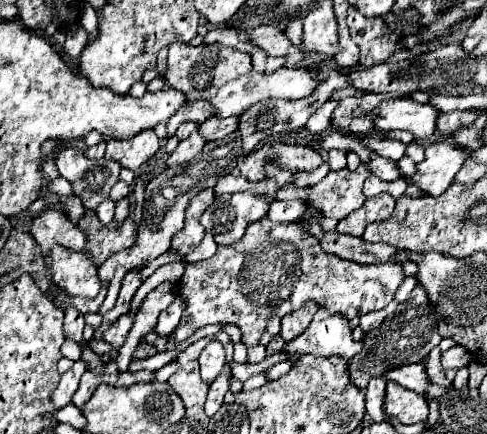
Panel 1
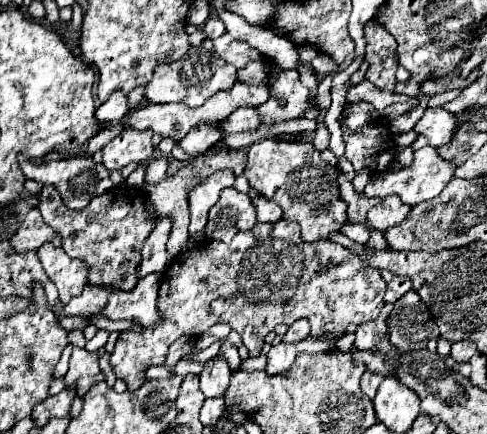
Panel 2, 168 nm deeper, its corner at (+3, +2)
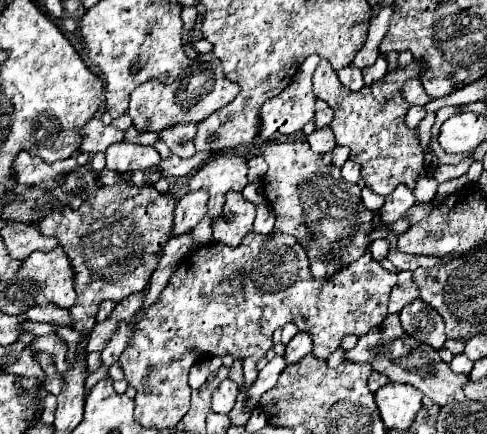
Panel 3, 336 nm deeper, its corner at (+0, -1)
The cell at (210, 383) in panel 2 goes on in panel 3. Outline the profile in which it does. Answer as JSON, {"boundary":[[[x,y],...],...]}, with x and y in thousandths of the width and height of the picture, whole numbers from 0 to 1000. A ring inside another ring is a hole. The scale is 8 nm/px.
{"boundary":[[[470,871],[458,876],[450,885],[450,894],[437,903],[437,935],[433,935],[433,945],[446,949],[446,954],[470,954],[470,945],[487,926],[487,903],[491,903],[491,894],[487,894],[487,885],[478,876],[470,876]]]}

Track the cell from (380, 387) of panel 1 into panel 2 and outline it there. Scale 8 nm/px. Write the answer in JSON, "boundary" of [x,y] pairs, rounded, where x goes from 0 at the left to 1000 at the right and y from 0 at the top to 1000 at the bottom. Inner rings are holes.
{"boundary":[[[747,859],[747,864],[743,864],[743,906],[747,906],[756,919],[768,919],[772,896],[776,896],[780,882],[784,882],[784,869],[780,869],[780,864]]]}

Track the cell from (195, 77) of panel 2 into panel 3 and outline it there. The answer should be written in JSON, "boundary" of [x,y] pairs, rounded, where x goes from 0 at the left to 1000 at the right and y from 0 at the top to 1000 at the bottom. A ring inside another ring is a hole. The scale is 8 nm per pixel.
{"boundary":[[[417,124],[355,194],[335,198],[318,184],[277,203],[265,235],[265,267],[273,272],[273,290],[281,295],[281,304],[331,304],[363,286],[409,286],[462,240],[478,235],[487,217],[491,203],[487,194],[462,184],[462,171],[454,166],[454,143],[433,124]]]}

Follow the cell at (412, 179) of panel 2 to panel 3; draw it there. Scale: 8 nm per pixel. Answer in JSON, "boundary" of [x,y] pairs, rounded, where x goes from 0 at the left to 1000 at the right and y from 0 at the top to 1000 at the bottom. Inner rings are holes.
{"boundary":[[[828,424],[815,429],[807,438],[807,447],[799,447],[791,456],[791,470],[786,479],[774,484],[774,498],[782,512],[795,512],[795,516],[807,516],[811,507],[819,507],[844,475],[848,475],[848,442],[840,433],[832,433]]]}

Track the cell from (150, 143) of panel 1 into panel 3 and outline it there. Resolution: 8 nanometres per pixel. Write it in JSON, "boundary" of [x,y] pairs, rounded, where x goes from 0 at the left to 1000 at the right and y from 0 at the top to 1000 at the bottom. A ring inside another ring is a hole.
{"boundary":[[[232,332],[216,350],[220,387],[236,396],[265,396],[265,392],[302,392],[331,373],[331,359],[314,336],[285,336],[285,332]]]}

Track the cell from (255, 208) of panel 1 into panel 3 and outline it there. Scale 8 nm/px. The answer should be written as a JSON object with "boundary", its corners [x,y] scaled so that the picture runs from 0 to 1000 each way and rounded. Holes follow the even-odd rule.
{"boundary":[[[470,442],[458,493],[437,516],[437,553],[487,567],[503,548],[503,539],[515,535],[524,507],[524,475],[507,465],[491,442]]]}

